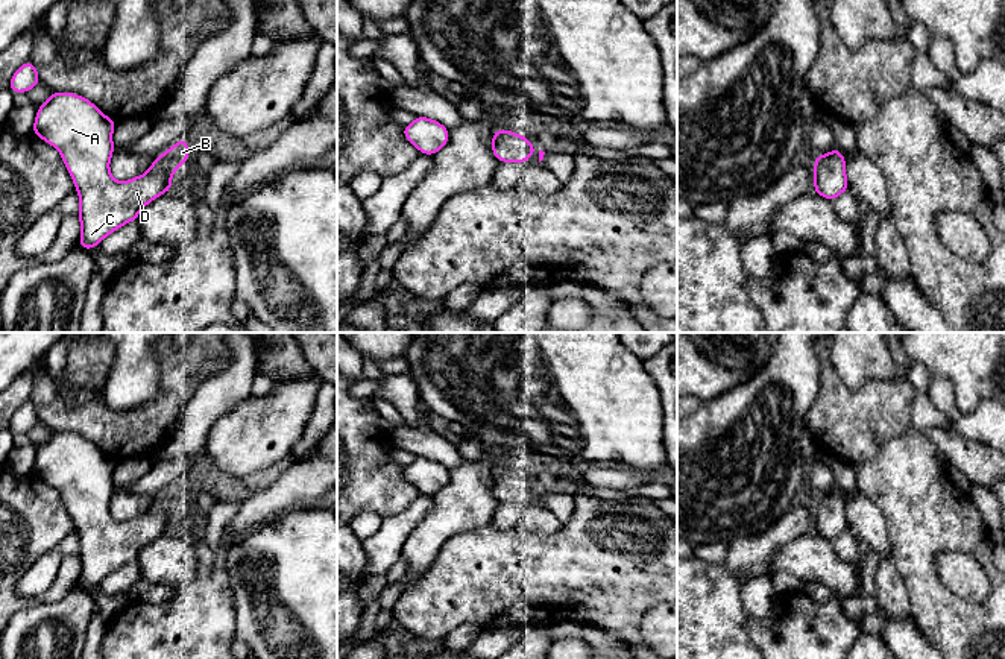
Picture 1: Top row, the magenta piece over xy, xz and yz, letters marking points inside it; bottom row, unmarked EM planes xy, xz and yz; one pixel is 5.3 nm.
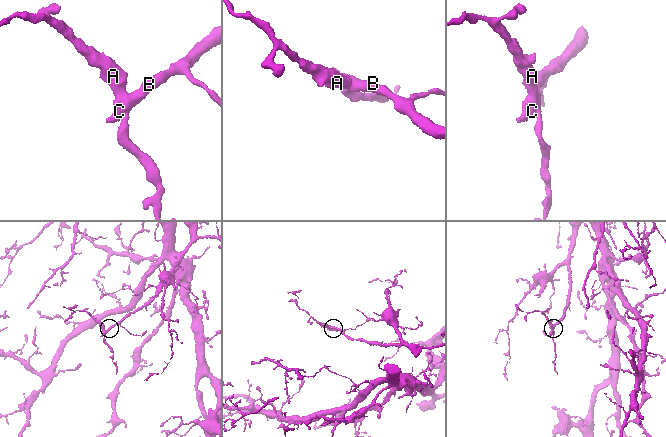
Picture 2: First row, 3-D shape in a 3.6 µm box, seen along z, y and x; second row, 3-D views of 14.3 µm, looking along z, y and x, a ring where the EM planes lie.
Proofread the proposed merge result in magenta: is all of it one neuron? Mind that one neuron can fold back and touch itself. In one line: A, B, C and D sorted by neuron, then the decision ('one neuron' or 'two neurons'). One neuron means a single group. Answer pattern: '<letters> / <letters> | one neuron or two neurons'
A B C D | one neuron

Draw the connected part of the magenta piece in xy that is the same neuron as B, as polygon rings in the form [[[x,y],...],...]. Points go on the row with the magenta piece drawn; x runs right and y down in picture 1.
[[[50,90],[50,99],[36,108],[32,128],[32,134],[59,150],[64,166],[74,182],[80,199],[77,214],[80,220],[79,248],[87,252],[99,246],[105,237],[123,225],[135,222],[147,203],[173,190],[172,176],[190,156],[188,140],[181,138],[169,150],[156,156],[146,173],[118,182],[109,172],[109,161],[115,150],[112,144],[115,123],[87,97]]]

